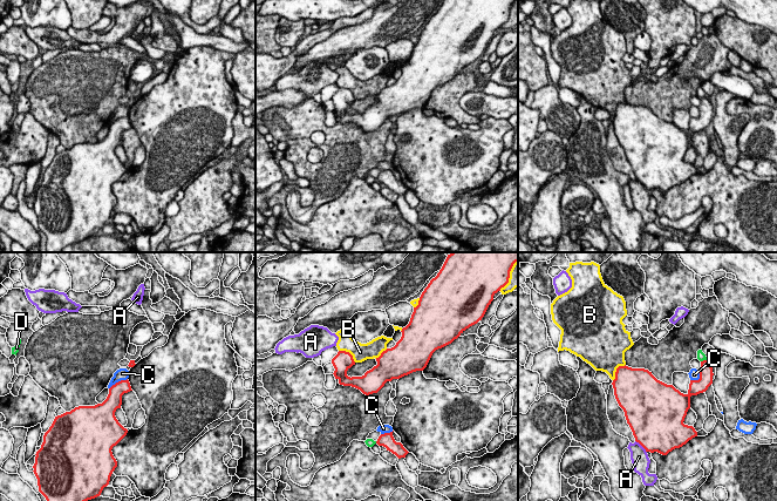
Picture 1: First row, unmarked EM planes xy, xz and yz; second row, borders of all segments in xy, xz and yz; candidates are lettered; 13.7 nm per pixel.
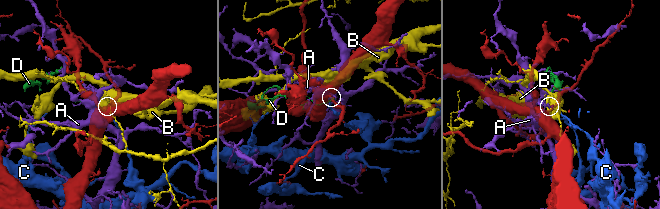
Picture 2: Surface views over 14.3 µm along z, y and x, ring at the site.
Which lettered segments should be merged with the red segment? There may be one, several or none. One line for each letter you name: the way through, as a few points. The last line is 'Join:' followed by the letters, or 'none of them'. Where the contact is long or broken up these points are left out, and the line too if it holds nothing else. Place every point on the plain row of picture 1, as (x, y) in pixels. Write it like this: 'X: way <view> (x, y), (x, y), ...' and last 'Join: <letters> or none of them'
Join: none of them

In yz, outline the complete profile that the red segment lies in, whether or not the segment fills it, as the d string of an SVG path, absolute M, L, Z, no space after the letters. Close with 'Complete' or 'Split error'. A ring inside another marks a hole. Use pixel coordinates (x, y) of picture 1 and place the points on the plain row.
M710 97L701 99L700 116L690 117L687 131L657 117L645 106L619 103L612 122L623 147L635 178L646 189L667 192L697 174L693 163L684 162L690 134L703 130L713 121Z. Complete

